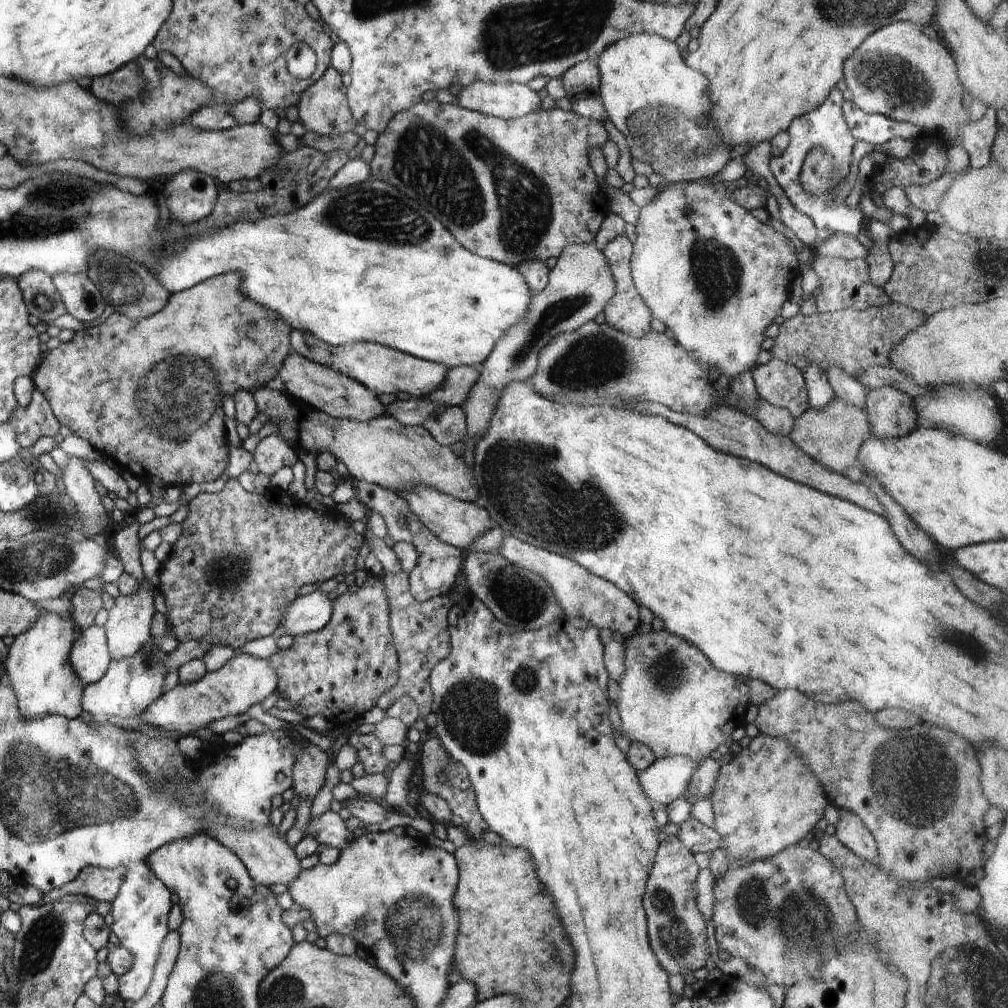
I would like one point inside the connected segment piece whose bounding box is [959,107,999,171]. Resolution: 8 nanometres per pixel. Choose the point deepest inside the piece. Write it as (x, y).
(977, 138)

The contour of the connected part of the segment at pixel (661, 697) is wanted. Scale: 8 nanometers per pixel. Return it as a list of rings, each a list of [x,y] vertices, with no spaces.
[[[667,629],[660,630],[660,632],[654,632],[652,630],[648,634],[642,635],[635,633],[624,639],[623,643],[625,646],[625,672],[620,678],[620,681],[617,682],[620,687],[620,692],[618,692],[618,698],[615,701],[618,708],[618,716],[622,721],[624,733],[629,737],[628,740],[645,745],[653,753],[655,759],[685,757],[696,763],[702,763],[711,756],[712,752],[717,750],[718,746],[724,745],[728,738],[731,738],[732,732],[735,729],[746,725],[745,715],[750,706],[748,682],[738,680],[735,675],[716,670],[710,664],[710,660],[696,646],[692,646],[690,642],[686,642],[686,640],[670,634]]]

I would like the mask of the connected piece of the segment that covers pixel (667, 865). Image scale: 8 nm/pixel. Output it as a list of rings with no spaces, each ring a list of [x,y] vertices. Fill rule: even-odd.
[[[670,836],[667,842],[659,845],[646,882],[644,910],[650,946],[668,975],[694,972],[708,960],[706,919],[697,906],[696,884],[700,869],[693,855],[676,836]]]

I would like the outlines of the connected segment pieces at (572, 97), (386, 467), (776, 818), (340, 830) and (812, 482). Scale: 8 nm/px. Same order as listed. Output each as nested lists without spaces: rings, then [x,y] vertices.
[[[589,61],[577,63],[561,79],[566,91],[566,97],[571,104],[578,100],[599,96],[599,71],[594,63]]]
[[[261,387],[253,392],[257,414],[264,412],[278,424],[282,438],[296,454],[330,451],[348,467],[353,481],[365,481],[390,489],[403,496],[410,487],[424,484],[460,501],[474,503],[478,496],[473,482],[473,470],[449,446],[441,446],[422,426],[405,426],[385,414],[372,421],[338,419],[302,405],[286,391]]]
[[[761,733],[752,739],[748,747],[733,750],[733,760],[721,766],[709,799],[716,819],[715,831],[721,837],[724,849],[728,853],[730,866],[780,855],[780,852],[790,846],[811,838],[815,834],[816,824],[823,818],[828,806],[826,796],[822,794],[820,784],[816,782],[816,776],[812,776],[812,770],[802,766],[797,755],[788,750],[786,742],[774,740],[773,737]]]
[[[326,812],[306,826],[305,835],[310,835],[319,843],[320,849],[333,847],[339,850],[346,849],[349,840],[353,838],[352,832],[348,832],[345,822],[338,813]]]
[[[636,402],[634,408],[640,414],[652,414],[652,416],[662,416],[672,424],[684,426],[688,430],[692,430],[694,434],[698,434],[706,444],[710,444],[714,450],[720,450],[724,454],[732,454],[738,458],[748,458],[754,460],[766,468],[770,468],[772,472],[790,478],[794,482],[802,482],[810,488],[816,488],[820,492],[844,498],[857,506],[863,507],[872,513],[882,515],[887,518],[885,509],[876,496],[869,490],[868,486],[863,482],[851,482],[846,475],[832,473],[812,458],[809,458],[800,446],[789,437],[782,437],[774,435],[768,431],[757,419],[754,419],[750,414],[738,409],[734,404],[724,404],[714,407],[708,415],[692,415],[692,414],[678,414],[672,412],[666,406],[659,403],[650,402]]]

